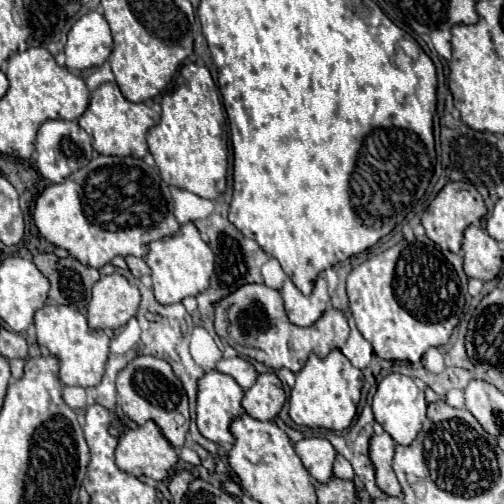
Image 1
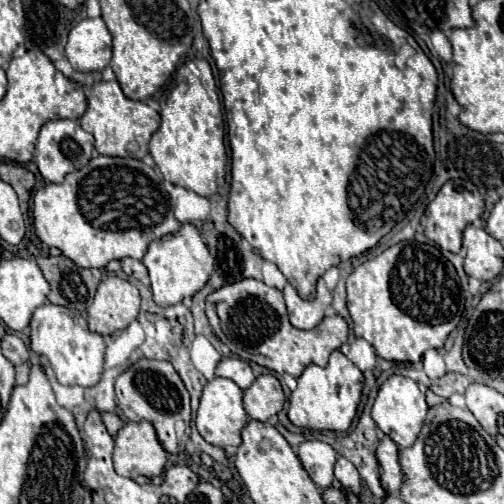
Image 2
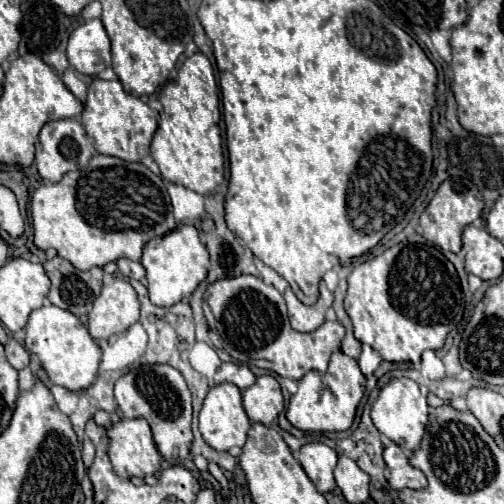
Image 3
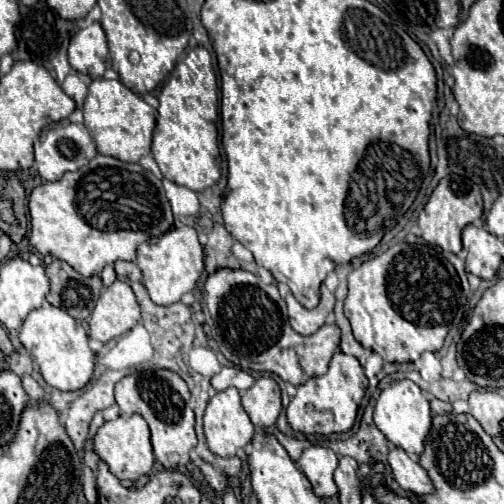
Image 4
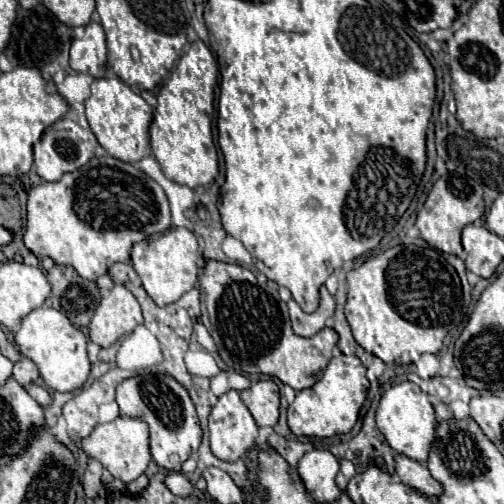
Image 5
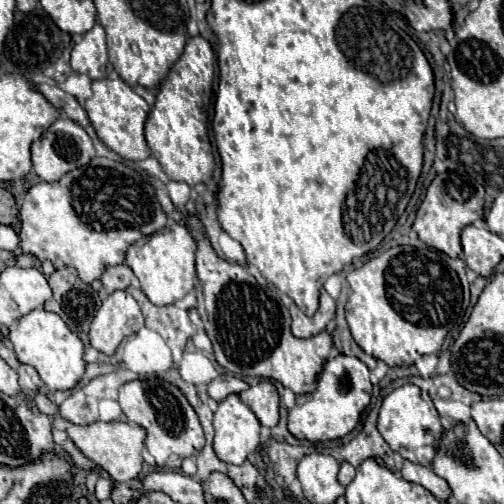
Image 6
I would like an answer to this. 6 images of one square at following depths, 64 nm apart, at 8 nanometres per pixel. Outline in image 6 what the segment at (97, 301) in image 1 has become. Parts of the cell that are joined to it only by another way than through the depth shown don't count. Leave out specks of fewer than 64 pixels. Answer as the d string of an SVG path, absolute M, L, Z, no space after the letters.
M126 290L112 292L102 300L90 324L90 344L110 356L116 352L118 344L140 326L144 326L144 316L138 302Z

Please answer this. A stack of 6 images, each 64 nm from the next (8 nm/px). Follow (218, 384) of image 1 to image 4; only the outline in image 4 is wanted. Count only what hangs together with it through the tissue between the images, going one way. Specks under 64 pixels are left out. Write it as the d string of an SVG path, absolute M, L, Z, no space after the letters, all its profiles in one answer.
M236 388L216 392L204 412L204 436L208 448L218 456L234 456L238 448L250 444L254 424L240 404Z

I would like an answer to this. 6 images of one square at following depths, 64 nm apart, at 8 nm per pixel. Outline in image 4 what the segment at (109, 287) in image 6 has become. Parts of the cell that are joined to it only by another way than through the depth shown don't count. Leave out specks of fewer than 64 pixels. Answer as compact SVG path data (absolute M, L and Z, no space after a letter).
M118 260L114 266L116 266L116 274L120 278L126 278L126 280L140 280L142 278L142 272L140 272L140 268L134 262Z

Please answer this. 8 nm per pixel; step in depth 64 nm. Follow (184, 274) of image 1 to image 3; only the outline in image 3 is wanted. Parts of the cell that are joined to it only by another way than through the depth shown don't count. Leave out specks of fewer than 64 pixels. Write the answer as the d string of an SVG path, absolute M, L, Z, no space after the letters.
M184 224L162 238L150 240L144 246L144 254L142 254L142 266L146 268L150 300L156 306L178 304L184 296L190 296L200 286L200 282L206 280L208 264L210 264L208 250L200 242L198 230L194 226Z

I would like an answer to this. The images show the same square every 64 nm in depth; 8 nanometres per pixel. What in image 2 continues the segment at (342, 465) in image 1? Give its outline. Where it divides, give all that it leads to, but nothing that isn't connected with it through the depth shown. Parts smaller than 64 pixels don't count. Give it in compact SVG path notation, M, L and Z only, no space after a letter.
M338 456L336 460L336 466L334 466L334 476L336 480L350 492L358 494L362 490L362 480L360 480L360 474L356 472L354 464L348 462L344 456Z

